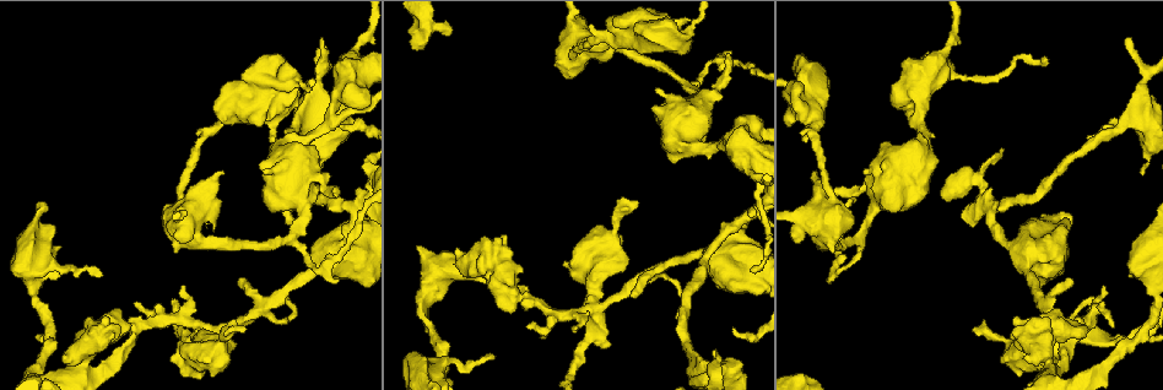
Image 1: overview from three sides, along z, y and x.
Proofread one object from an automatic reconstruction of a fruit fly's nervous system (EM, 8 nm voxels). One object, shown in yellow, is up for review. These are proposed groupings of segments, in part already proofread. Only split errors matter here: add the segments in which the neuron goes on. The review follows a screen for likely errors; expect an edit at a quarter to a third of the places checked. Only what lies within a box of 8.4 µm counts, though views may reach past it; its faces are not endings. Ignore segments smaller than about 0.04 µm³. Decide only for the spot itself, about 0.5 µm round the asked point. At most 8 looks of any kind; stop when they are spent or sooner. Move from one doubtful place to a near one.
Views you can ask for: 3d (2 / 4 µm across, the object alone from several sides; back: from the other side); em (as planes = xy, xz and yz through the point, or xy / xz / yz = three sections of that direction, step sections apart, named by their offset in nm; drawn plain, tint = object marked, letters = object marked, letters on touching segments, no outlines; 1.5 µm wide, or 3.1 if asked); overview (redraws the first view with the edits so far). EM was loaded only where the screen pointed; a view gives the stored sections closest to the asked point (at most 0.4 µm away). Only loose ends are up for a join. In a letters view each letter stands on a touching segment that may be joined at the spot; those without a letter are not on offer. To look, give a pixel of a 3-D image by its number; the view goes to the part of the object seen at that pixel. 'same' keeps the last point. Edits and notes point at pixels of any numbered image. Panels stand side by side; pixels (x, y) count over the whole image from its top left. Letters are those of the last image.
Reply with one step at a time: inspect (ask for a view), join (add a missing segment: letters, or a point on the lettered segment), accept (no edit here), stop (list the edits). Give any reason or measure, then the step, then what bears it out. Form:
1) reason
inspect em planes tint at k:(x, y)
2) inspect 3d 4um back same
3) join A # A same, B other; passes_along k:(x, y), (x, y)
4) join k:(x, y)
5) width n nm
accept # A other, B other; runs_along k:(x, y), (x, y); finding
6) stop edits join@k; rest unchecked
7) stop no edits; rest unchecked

free end
inspect 3d 4um at 1:(974, 327)

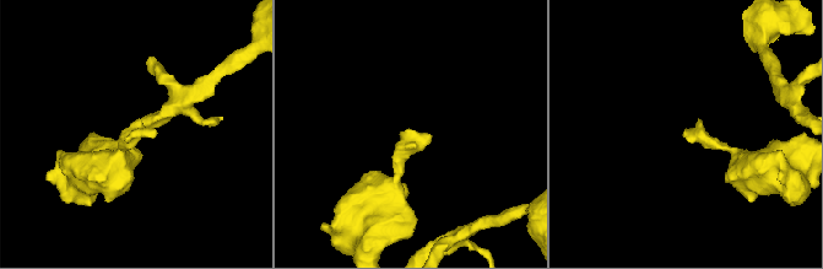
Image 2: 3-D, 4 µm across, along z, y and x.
inspect em planes letters at 2:(153, 130)

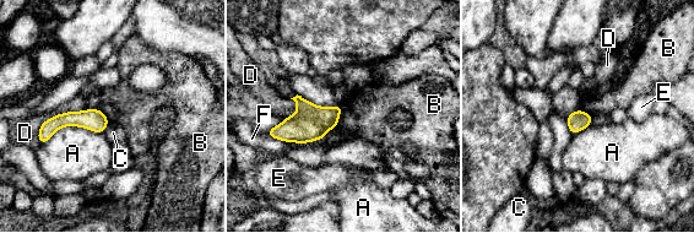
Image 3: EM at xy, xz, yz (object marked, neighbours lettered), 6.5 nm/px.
width 140 nm
accept # A other, B other, C other, D other, E other, F other; border 3:(342, 106), (339, 123), (334, 128); none of them fits

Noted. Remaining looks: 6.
tapers out
inspect 3d 2um at 1:(334, 195)

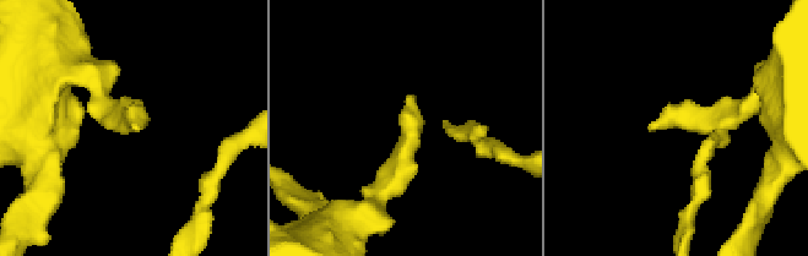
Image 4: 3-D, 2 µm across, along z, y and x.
inspect em planes plain at 4:(413, 98)

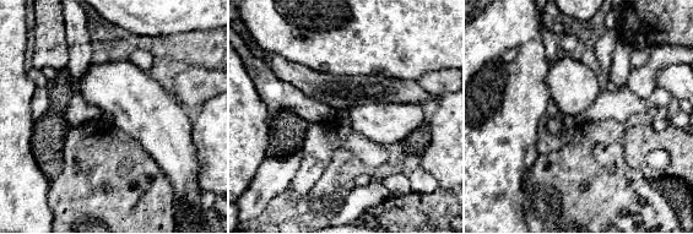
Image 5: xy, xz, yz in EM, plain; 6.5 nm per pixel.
what lies round it
inspect em planes letters same

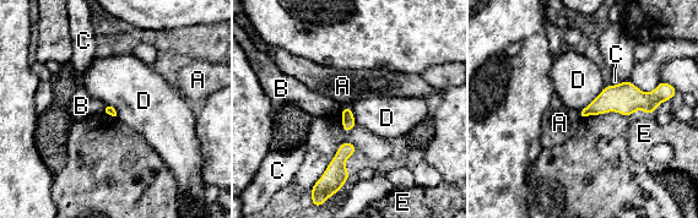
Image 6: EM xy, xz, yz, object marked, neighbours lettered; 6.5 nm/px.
accept # A other, B other, C other, D other, E other; border 6:(605, 85), (601, 92), (580, 112); no lettered segment goes on from it

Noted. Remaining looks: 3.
inspect em planes letters at 1:(1140, 171)

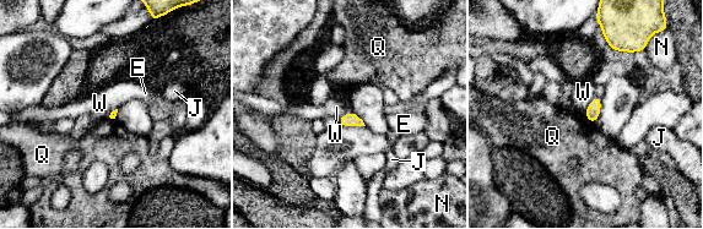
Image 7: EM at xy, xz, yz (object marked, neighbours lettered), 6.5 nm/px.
accept # E other, J other, N other, Q other, W other; border 7:(595, 94), (584, 110); none of them fits

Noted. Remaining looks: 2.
stop no edits; rest unchecked

